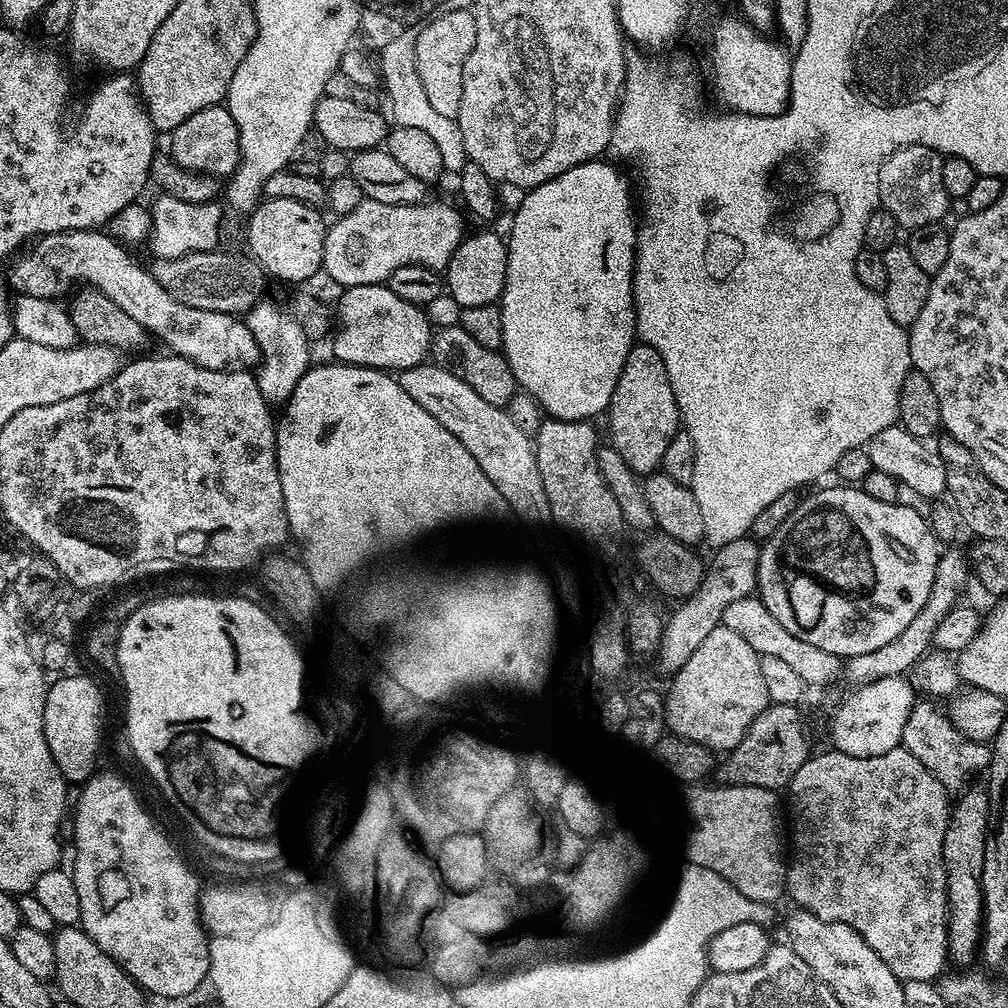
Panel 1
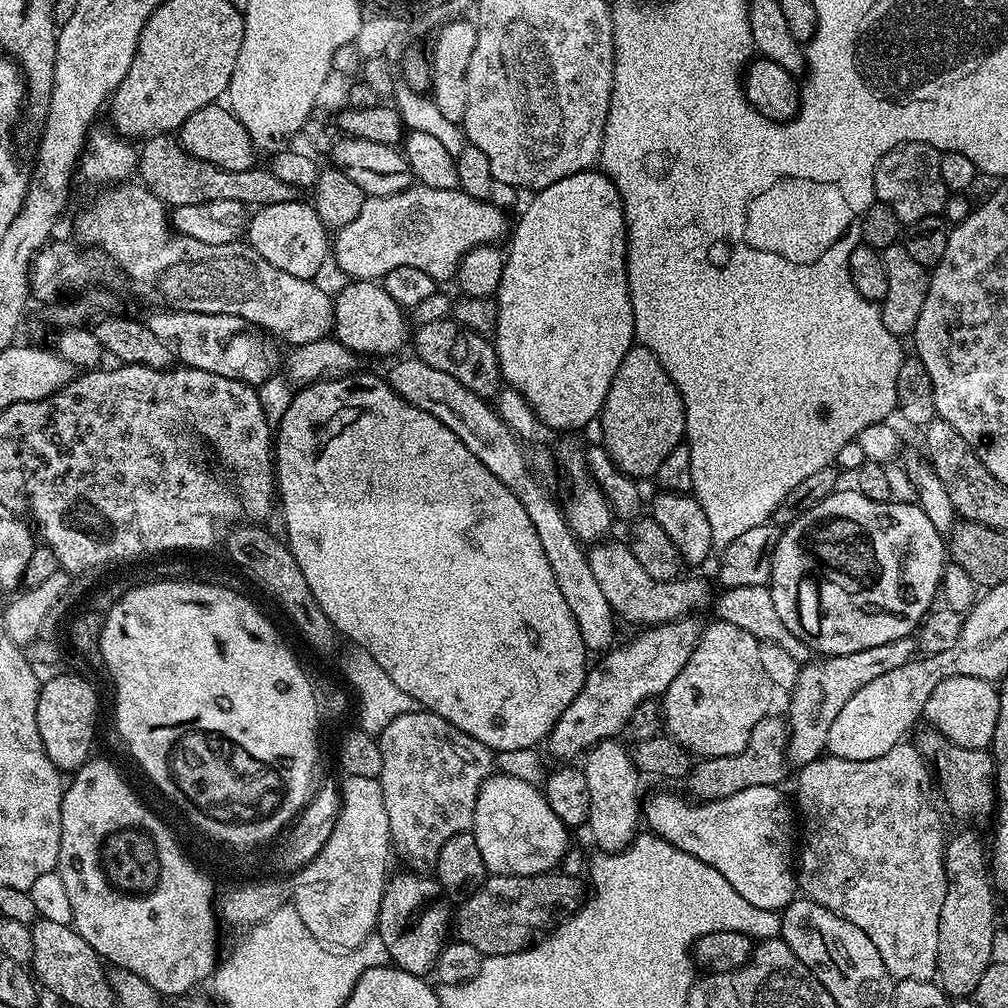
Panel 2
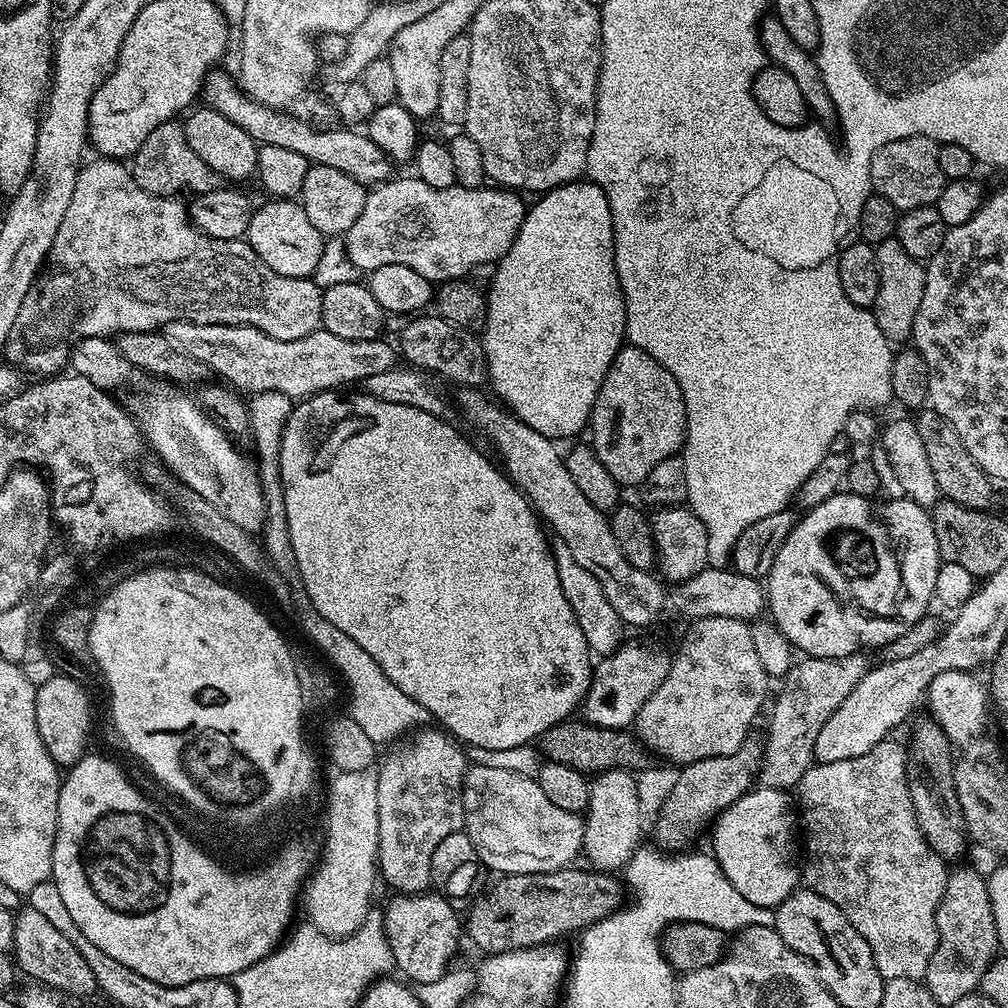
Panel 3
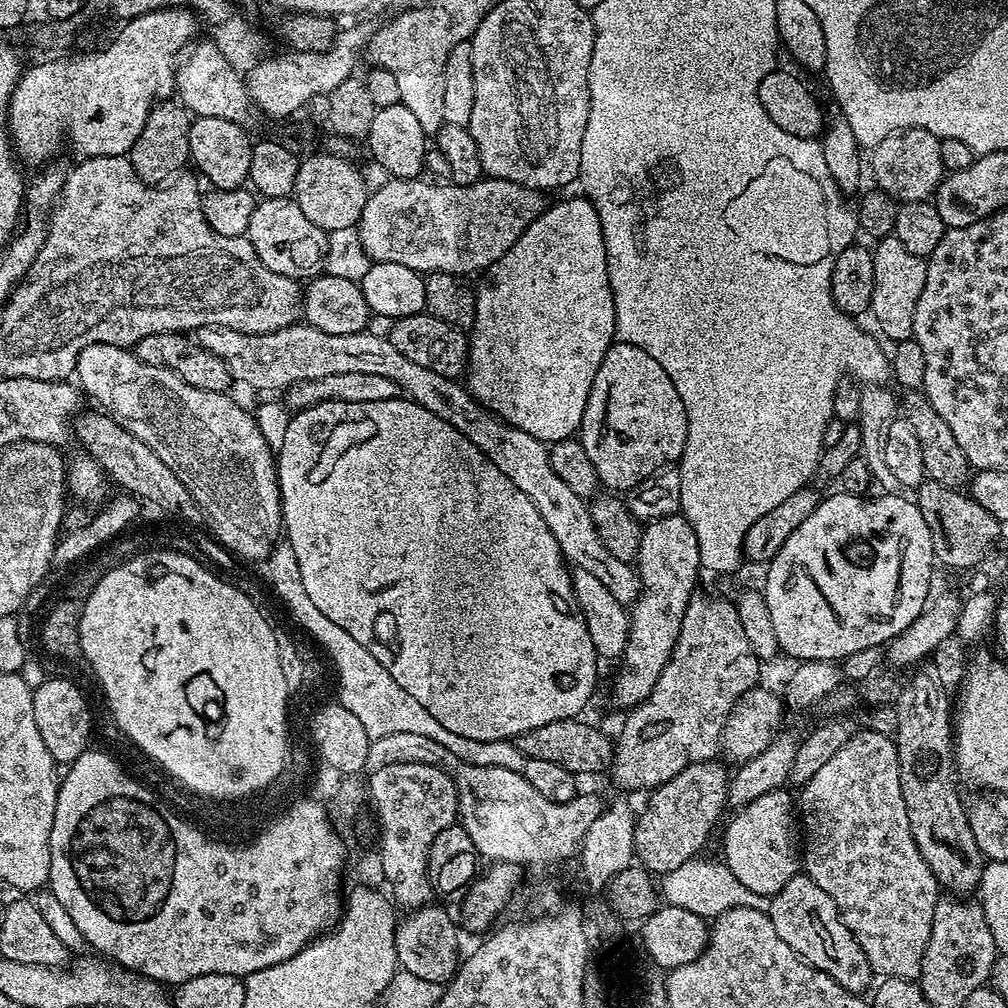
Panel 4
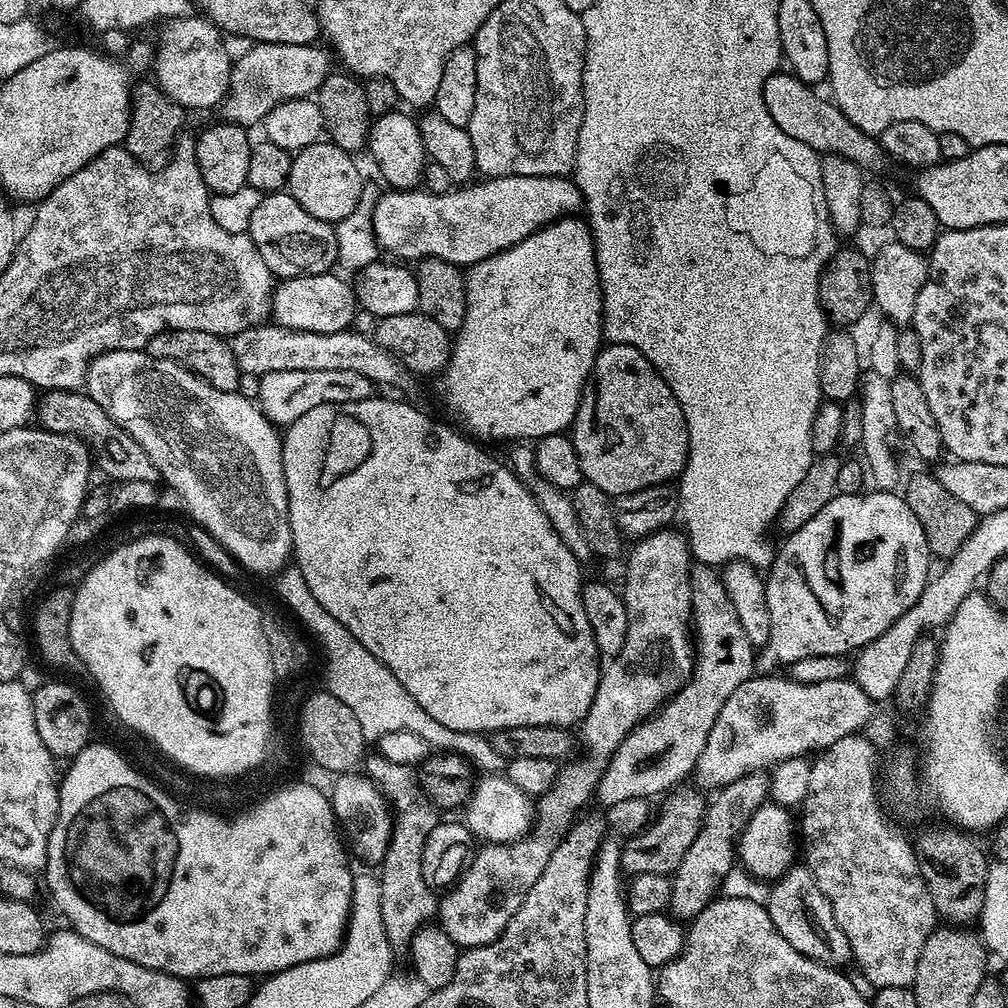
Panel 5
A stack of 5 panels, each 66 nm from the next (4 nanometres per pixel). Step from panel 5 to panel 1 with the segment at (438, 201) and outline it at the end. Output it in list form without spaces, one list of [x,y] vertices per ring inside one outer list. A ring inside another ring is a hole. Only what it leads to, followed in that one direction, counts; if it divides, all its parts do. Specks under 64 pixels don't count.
[[[364,198],[356,209],[341,215],[336,220],[337,224],[325,231],[322,270],[330,274],[330,278],[334,278],[341,289],[346,289],[385,283],[394,274],[394,270],[407,264],[433,270],[447,269],[454,250],[466,235],[466,227],[464,228],[464,220],[460,217],[459,207],[456,209],[452,204],[439,204],[436,200],[430,200],[418,204],[387,204]]]

